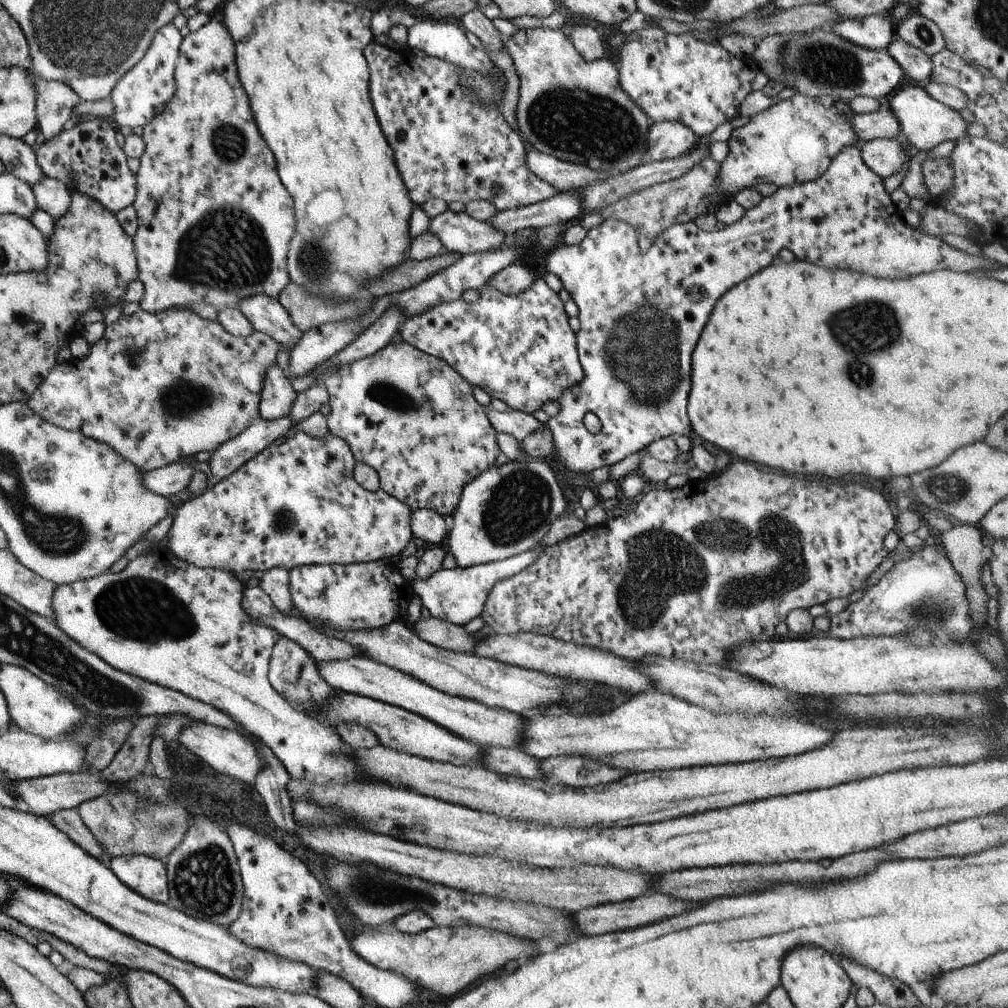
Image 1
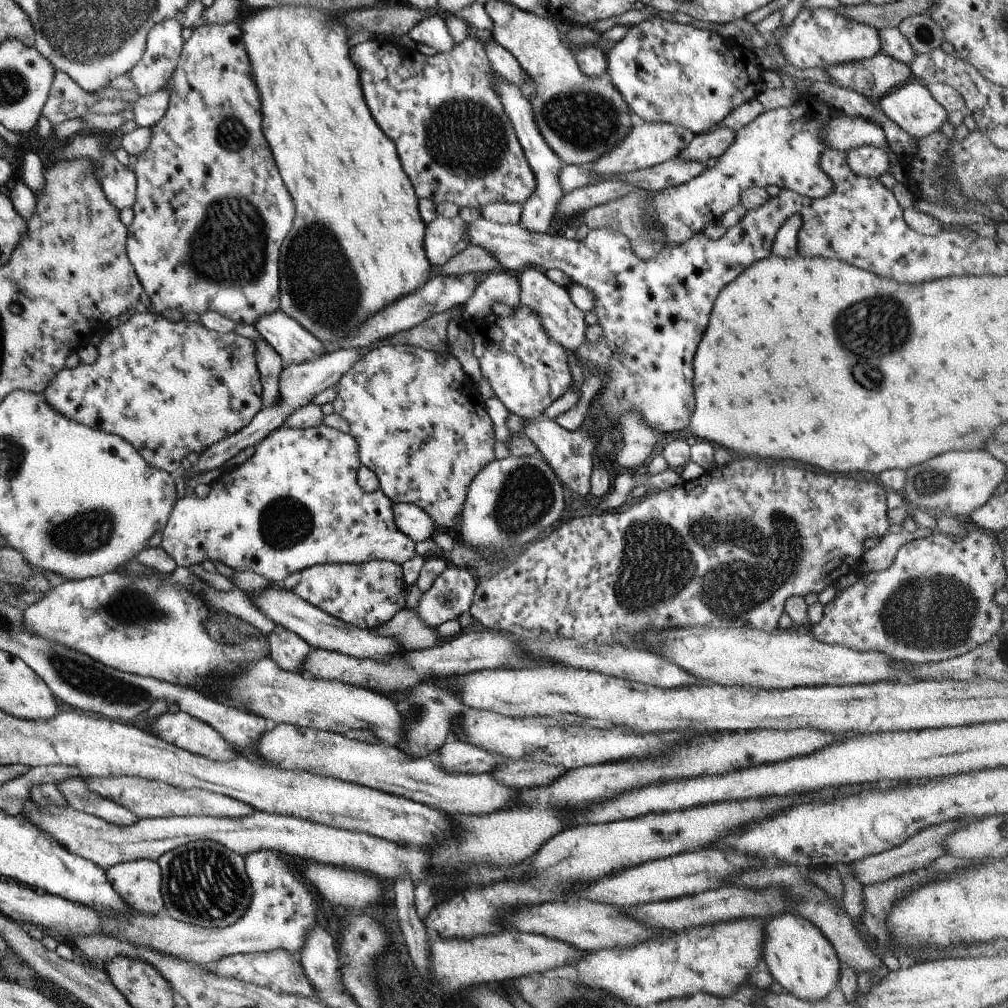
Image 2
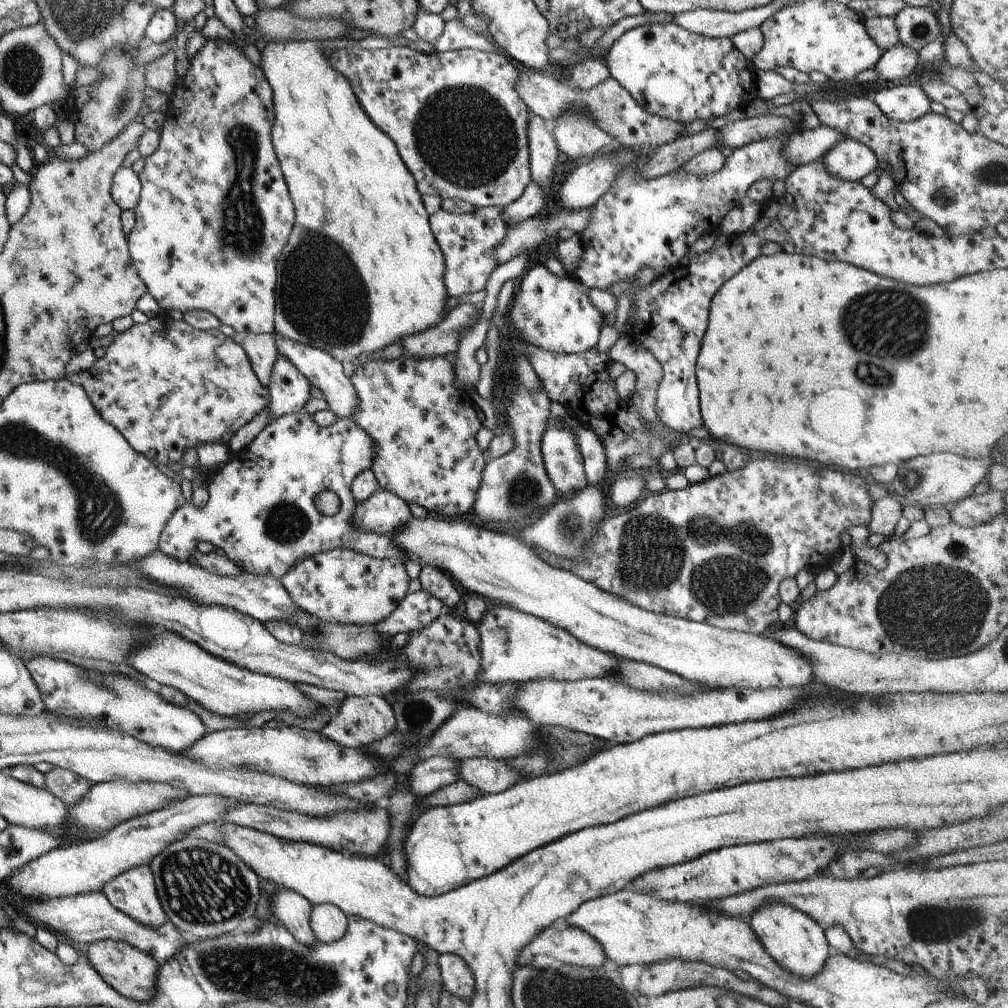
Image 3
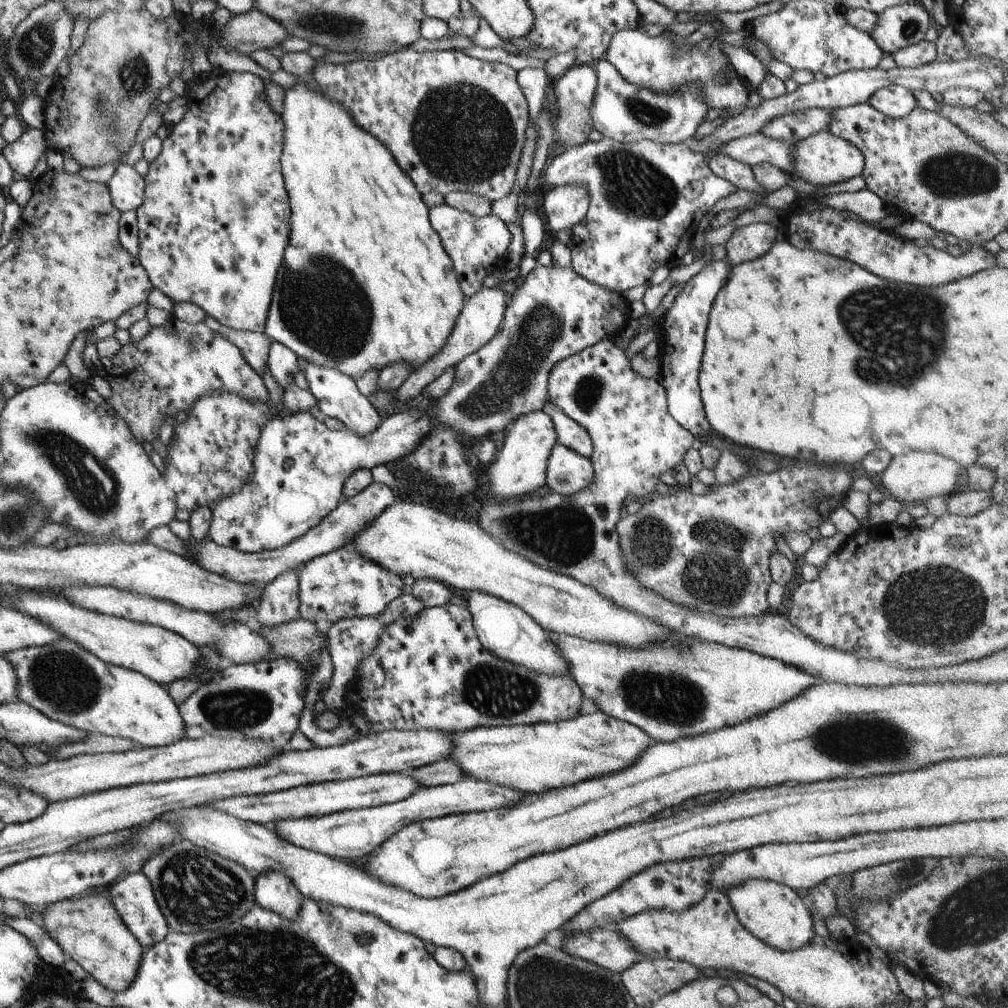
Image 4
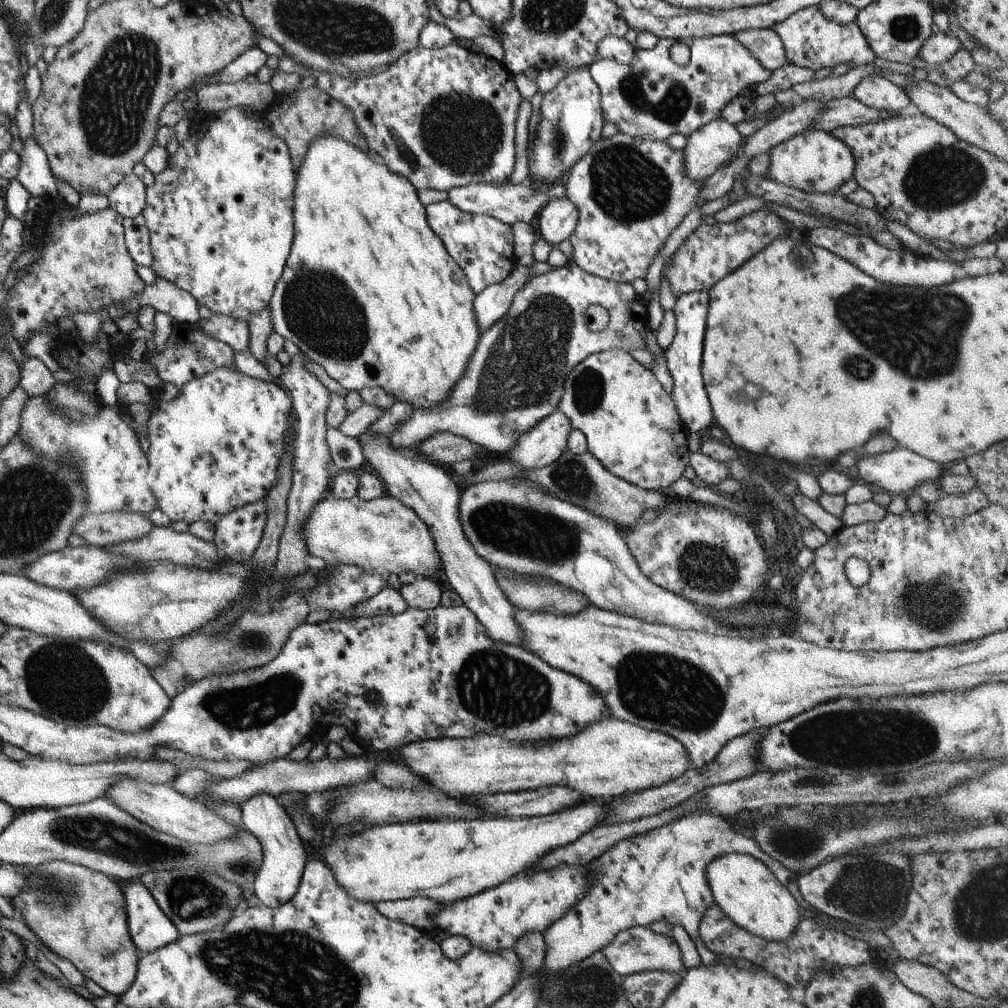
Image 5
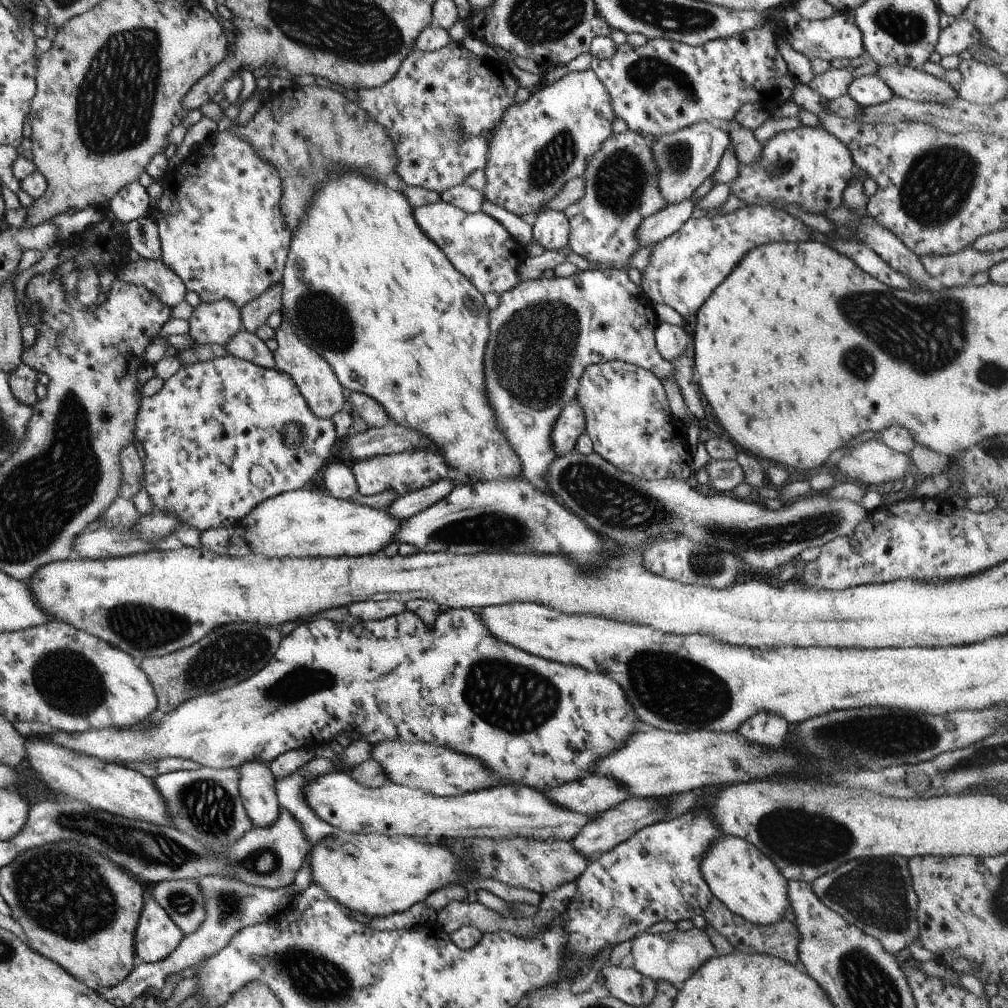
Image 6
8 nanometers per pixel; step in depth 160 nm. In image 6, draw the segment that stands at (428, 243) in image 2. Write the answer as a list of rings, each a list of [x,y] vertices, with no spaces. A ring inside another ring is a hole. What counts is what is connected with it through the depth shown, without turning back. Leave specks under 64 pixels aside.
[[[442,201],[413,207],[413,218],[421,232],[437,244],[453,268],[481,295],[487,292],[501,295],[518,284],[517,266],[525,260],[524,248],[495,219],[481,211],[465,213]]]

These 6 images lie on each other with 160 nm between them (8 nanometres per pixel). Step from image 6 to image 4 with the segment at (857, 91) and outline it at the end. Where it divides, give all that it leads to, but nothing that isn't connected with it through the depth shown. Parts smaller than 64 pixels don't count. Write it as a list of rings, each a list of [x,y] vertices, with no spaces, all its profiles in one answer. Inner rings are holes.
[[[898,84],[878,88],[866,100],[876,111],[892,119],[907,116],[916,107],[912,91]]]

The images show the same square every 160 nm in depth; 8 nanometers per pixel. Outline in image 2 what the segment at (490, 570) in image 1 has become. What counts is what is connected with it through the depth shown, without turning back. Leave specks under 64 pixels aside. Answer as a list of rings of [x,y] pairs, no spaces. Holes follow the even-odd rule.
[[[449,564],[433,584],[421,593],[411,610],[432,629],[447,620],[457,620],[470,607],[476,583],[465,567]]]

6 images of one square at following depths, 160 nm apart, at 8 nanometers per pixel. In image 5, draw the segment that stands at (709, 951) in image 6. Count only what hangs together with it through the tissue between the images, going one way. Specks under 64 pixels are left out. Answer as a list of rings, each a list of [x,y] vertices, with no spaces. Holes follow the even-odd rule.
[[[631,927],[619,931],[601,952],[614,971],[624,977],[647,971],[665,971],[681,975],[684,970],[682,954],[675,939],[669,935],[653,932],[649,927]]]

